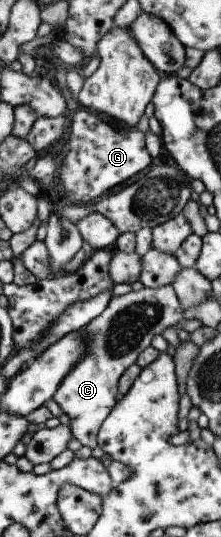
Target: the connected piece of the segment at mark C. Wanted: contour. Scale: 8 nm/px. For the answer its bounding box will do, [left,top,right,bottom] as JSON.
[52,285,202,449]

